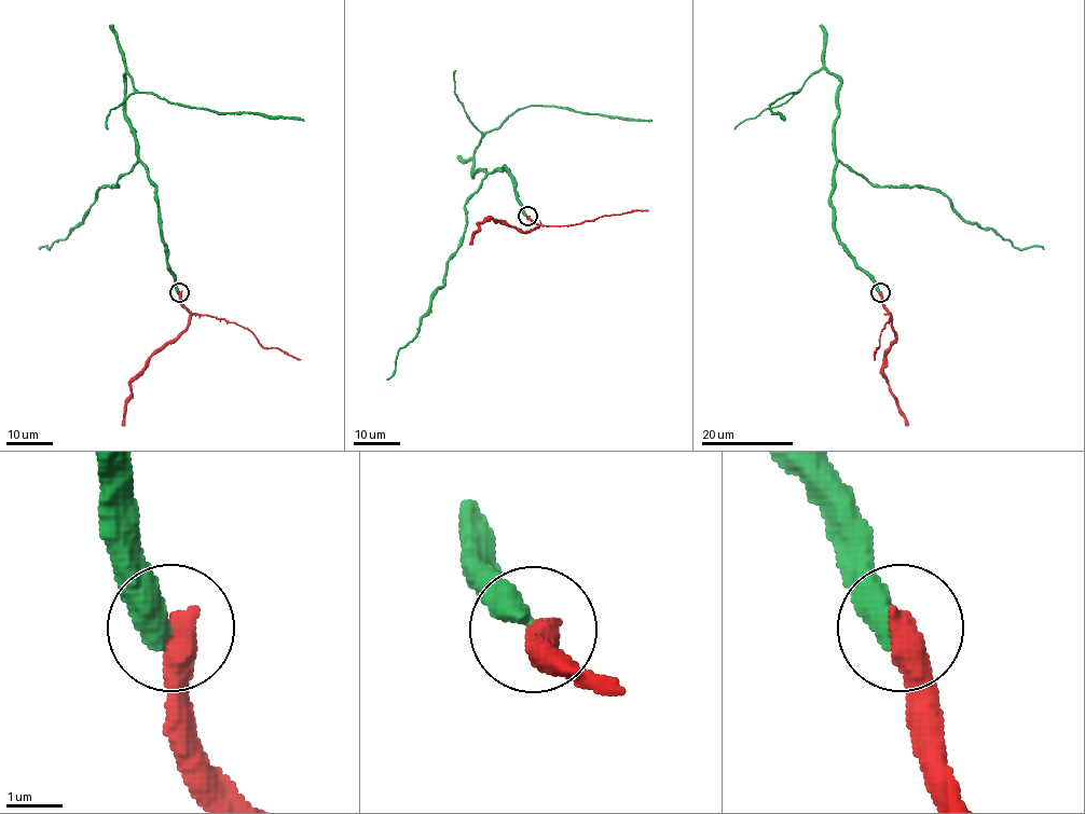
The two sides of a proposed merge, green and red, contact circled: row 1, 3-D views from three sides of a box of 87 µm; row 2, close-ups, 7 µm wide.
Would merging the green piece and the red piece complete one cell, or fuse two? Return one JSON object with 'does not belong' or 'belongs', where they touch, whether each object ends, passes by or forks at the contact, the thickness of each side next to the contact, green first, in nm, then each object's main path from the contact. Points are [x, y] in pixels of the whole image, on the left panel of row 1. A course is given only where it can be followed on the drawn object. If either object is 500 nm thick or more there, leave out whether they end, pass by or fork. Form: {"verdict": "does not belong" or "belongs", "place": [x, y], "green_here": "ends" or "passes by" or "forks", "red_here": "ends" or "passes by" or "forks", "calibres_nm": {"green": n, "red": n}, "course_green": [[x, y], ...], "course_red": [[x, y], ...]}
{"verdict": "belongs", "place": [179, 292], "calibres_nm": {"green": 480, "red": 550}, "course_green": [[180, 292], [161, 238], [155, 184], [125, 113], [125, 68], [138, 92], [183, 107], [304, 121]], "course_red": [[180, 292], [181, 303], [190, 314], [189, 325], [166, 342], [131, 384], [121, 425]]}

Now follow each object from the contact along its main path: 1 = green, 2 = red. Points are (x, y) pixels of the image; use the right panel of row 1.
1: (880, 292), (835, 229), (831, 192), (840, 81), (823, 68), (814, 72), (797, 92), (769, 107), (783, 121)
2: (880, 292), (895, 339), (886, 355), (883, 376), (900, 414), (908, 425)

